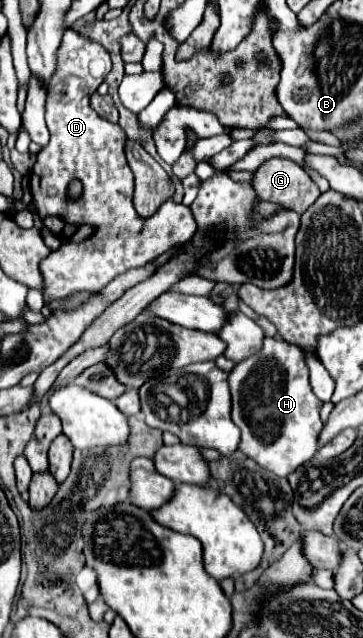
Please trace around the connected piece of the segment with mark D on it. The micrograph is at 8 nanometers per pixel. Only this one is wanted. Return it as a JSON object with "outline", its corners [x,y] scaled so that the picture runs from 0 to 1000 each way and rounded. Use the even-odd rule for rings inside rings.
{"outline":[[[182,45],[171,67],[154,83],[154,111],[132,133],[132,155],[127,155],[127,196],[138,202],[138,224],[105,240],[105,252],[88,265],[88,318],[110,343],[132,339],[171,340],[182,350],[253,350],[264,353],[259,362],[259,393],[231,393],[231,400],[138,400],[110,412],[110,425],[121,434],[121,459],[127,469],[165,469],[193,462],[198,456],[270,456],[287,453],[309,437],[331,428],[402,415],[419,403],[463,393],[479,384],[518,381],[540,365],[540,346],[529,340],[523,324],[490,321],[474,312],[457,315],[419,340],[386,340],[364,321],[364,299],[369,299],[369,277],[353,262],[342,237],[347,210],[331,196],[309,196],[303,190],[281,187],[253,168],[248,152],[281,130],[281,124],[303,114],[309,96],[298,80],[264,67],[237,61],[204,45]],[[198,281],[226,284],[226,309],[215,315],[187,315],[182,296]]]}

